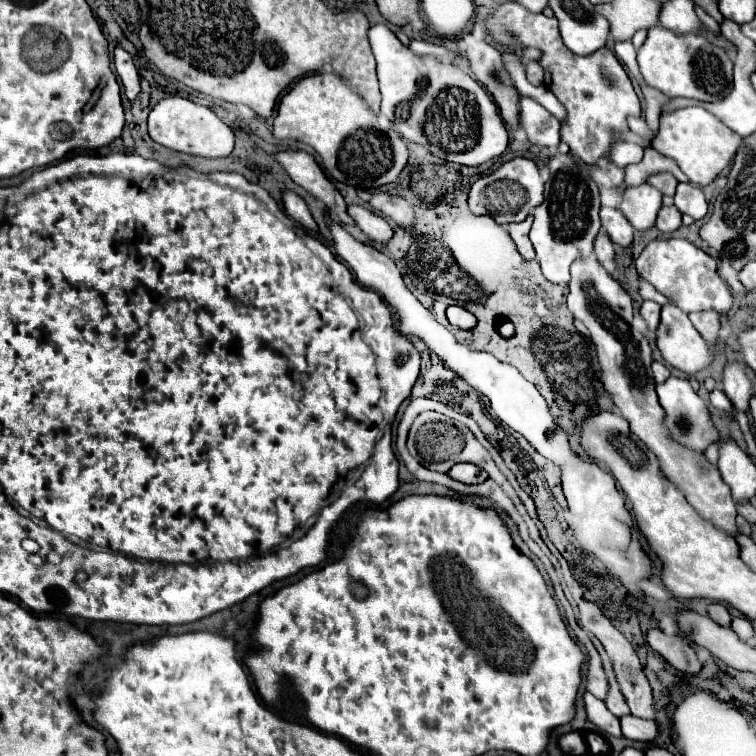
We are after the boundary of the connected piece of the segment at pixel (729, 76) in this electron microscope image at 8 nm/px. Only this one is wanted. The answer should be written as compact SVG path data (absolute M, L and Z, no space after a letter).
M653 26L649 28L647 40L637 50L637 62L645 82L669 98L683 96L701 102L719 102L733 88L733 62L727 52L697 34L681 36L661 26Z

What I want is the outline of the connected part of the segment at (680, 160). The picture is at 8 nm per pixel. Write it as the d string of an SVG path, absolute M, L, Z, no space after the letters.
M689 106L689 108L661 114L659 132L653 138L651 146L663 156L673 158L681 168L681 172L693 184L707 186L735 158L741 146L741 136L725 128L725 124L721 124L721 120L717 120L717 116L713 116L709 110L701 110L701 106Z

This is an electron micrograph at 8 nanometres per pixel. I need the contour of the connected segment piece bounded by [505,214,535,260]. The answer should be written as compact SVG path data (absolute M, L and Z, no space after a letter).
M529 214L523 222L519 222L519 224L507 224L507 226L505 226L505 230L509 232L511 240L515 242L519 254L521 254L525 260L533 260L533 258L535 258L533 246L531 246L531 240L529 240L529 228L531 228L531 222L533 222L533 216Z

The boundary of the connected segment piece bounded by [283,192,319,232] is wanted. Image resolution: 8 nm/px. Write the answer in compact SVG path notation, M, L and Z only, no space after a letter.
M283 192L283 206L285 206L285 212L287 216L291 216L295 222L299 222L303 228L311 230L311 232L317 232L317 224L307 208L307 204L303 202L303 198L299 198L295 192Z

